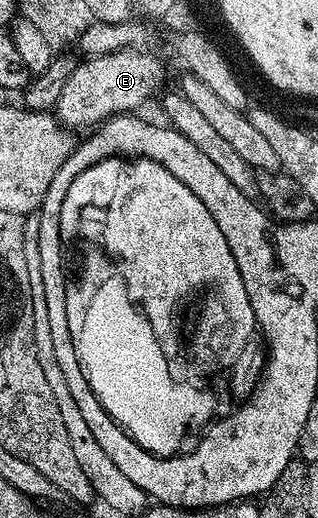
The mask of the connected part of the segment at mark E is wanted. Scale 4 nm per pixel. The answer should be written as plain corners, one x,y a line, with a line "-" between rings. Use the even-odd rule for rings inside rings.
127,48
79,61
76,72
68,76
68,84
64,84
60,92
56,107
58,121
70,128
89,127
115,114
137,111
137,106
144,105
154,93
157,95
163,89
162,62
148,51
146,48

